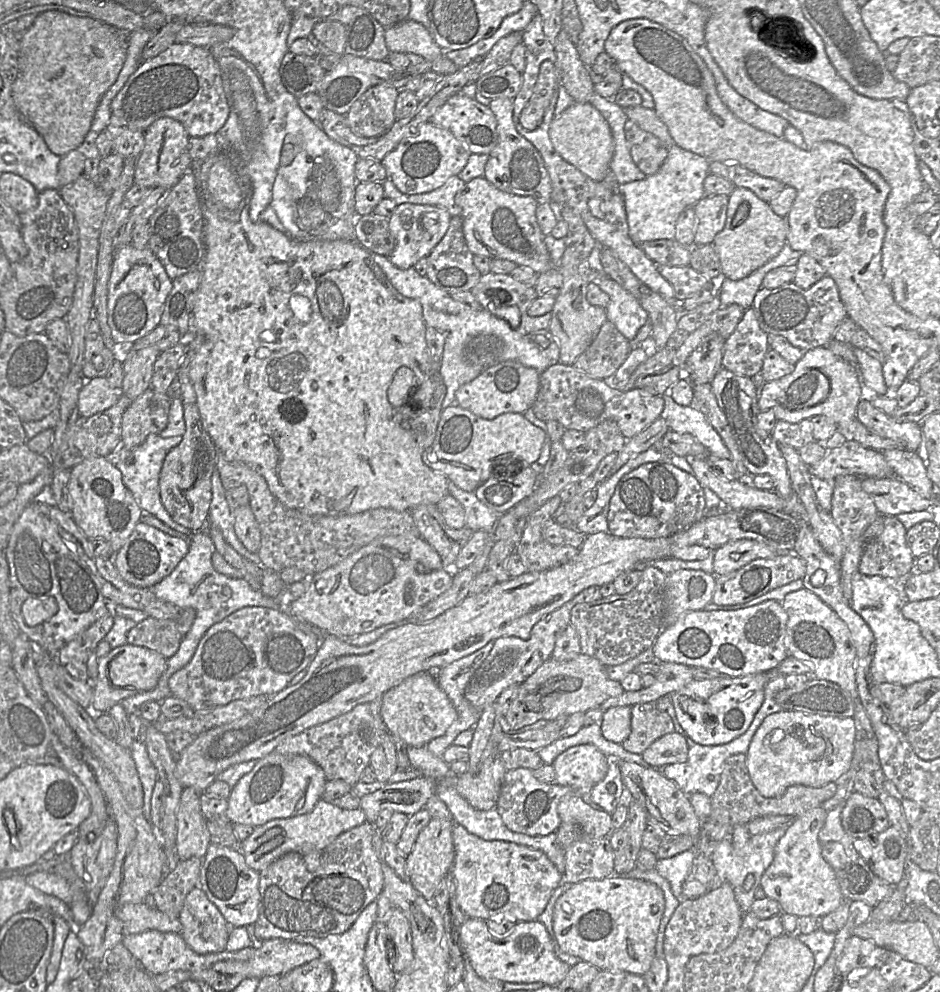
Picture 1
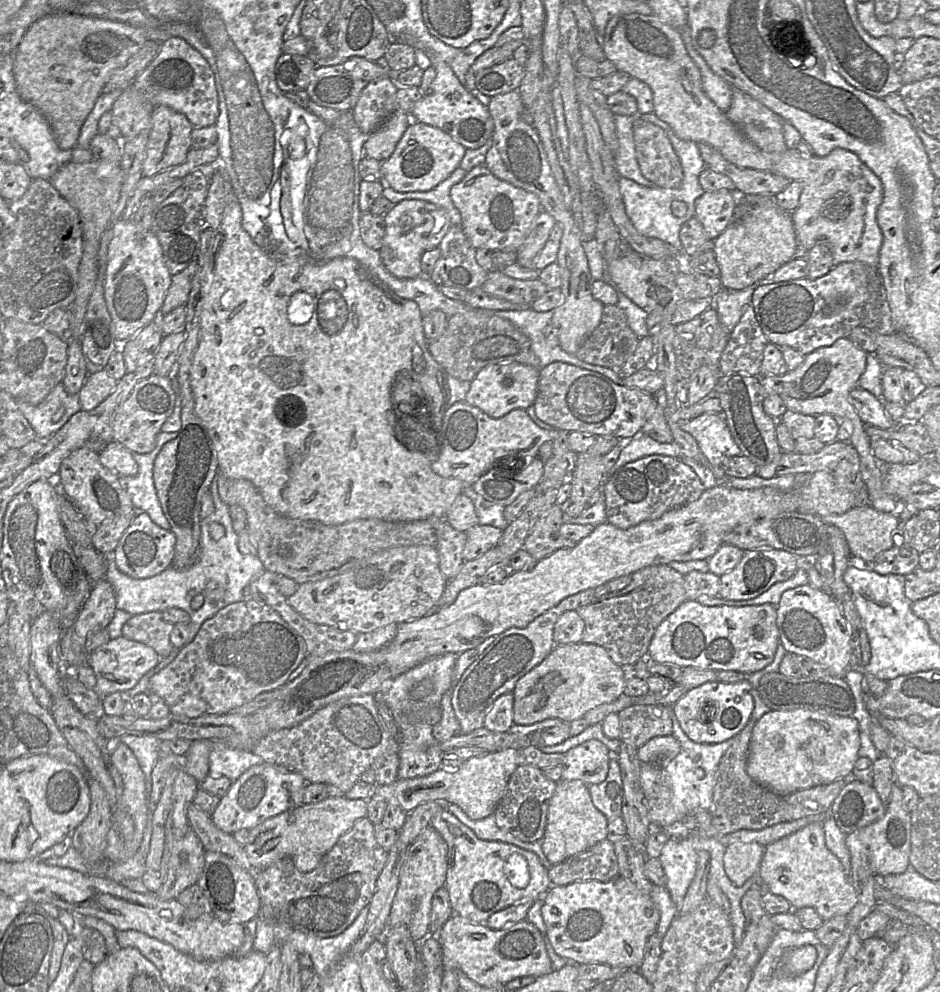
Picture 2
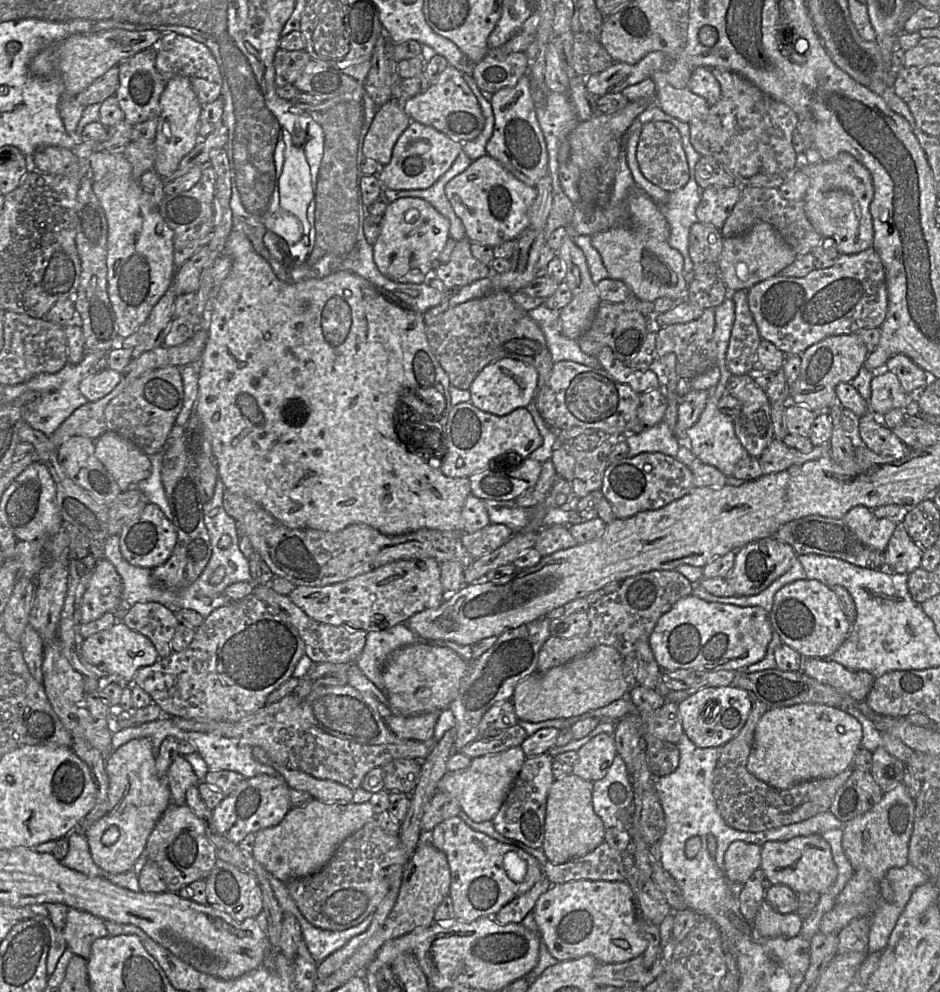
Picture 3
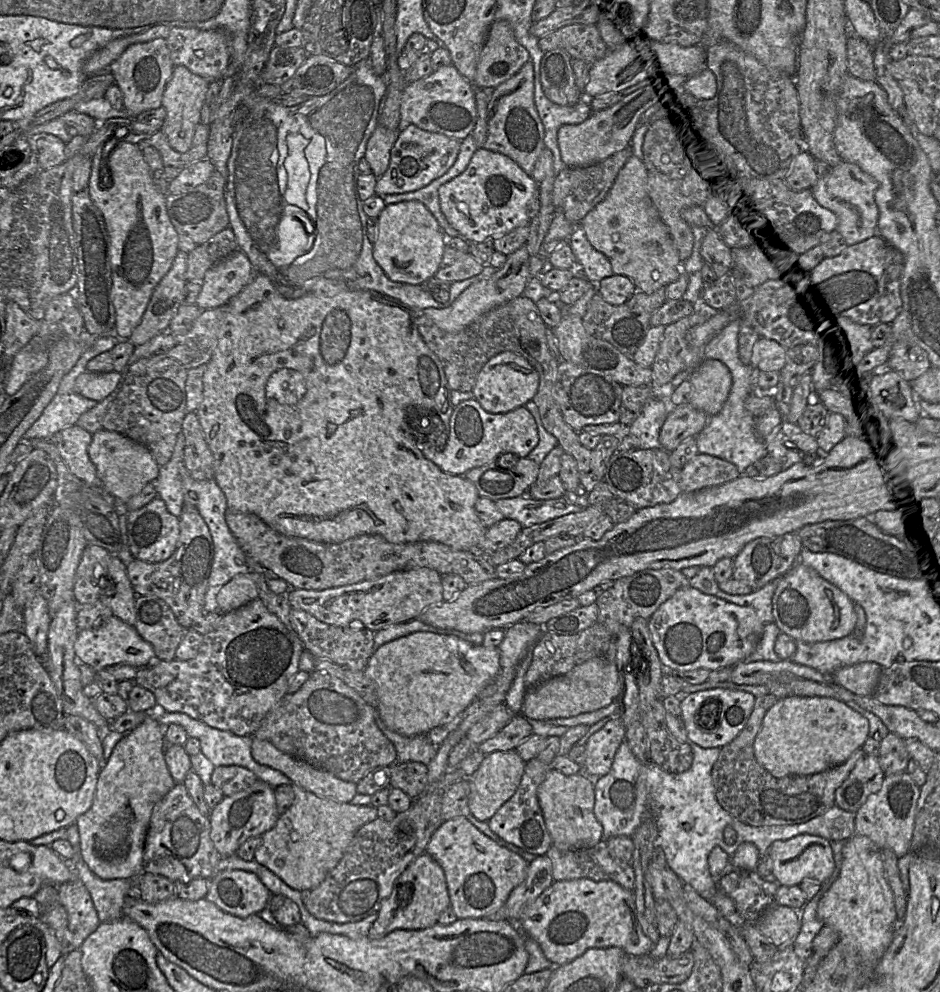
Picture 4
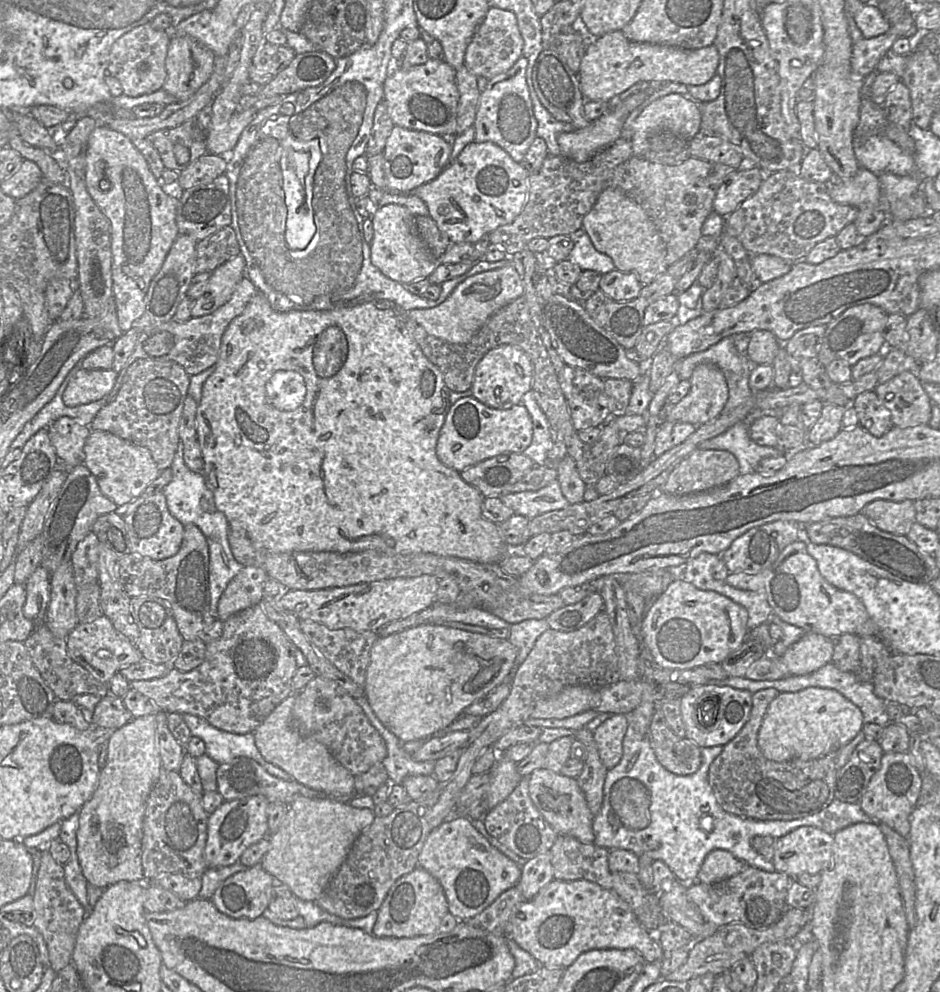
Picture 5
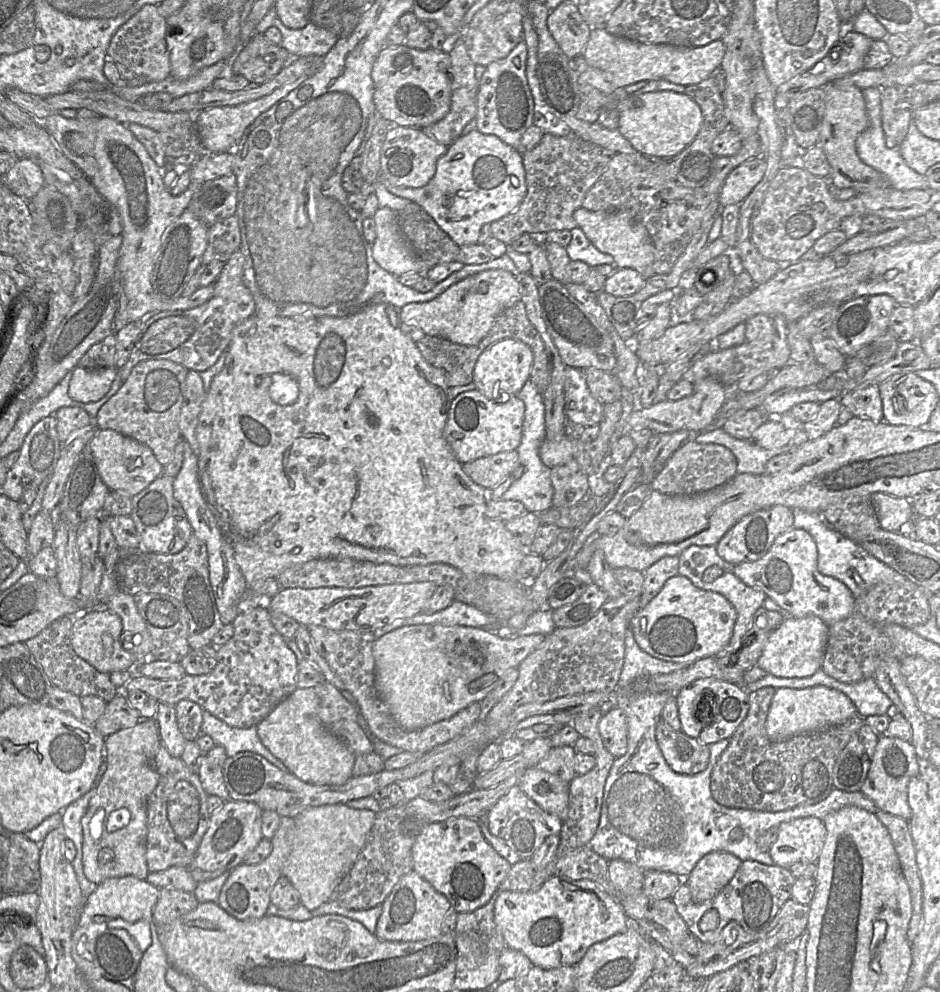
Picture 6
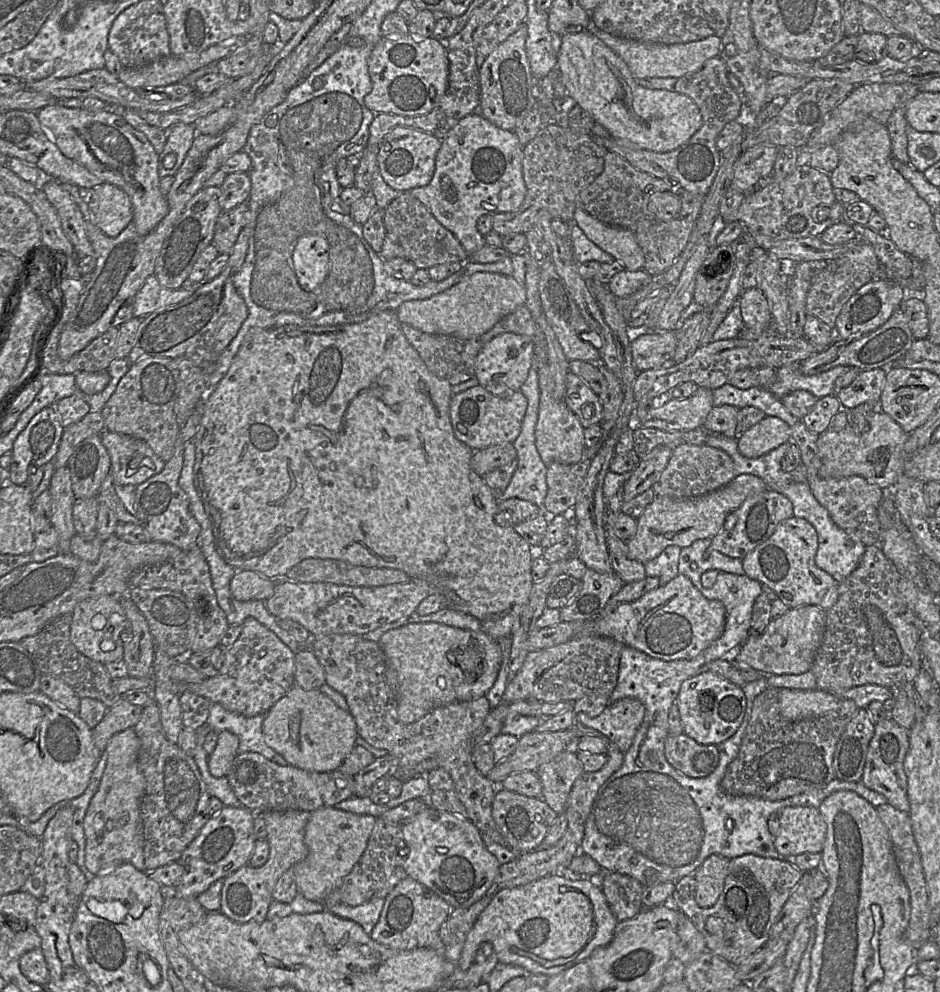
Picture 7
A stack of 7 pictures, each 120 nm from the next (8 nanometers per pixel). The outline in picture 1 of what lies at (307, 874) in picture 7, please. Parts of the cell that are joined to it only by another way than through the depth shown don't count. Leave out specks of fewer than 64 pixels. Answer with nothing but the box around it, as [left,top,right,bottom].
[238,799,366,872]

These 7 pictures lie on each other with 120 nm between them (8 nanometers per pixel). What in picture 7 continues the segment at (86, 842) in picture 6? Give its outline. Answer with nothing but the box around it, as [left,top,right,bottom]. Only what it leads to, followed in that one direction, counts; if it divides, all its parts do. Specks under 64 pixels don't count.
[83,728,146,876]

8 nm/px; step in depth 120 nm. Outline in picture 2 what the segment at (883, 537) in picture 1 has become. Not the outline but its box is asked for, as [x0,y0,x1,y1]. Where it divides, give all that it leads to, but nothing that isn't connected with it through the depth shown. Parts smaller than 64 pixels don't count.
[867,521,920,576]

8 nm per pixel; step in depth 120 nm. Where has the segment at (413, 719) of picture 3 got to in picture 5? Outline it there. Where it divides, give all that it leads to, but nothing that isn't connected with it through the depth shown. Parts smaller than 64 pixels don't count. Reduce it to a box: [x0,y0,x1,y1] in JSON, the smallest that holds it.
[380,728,434,784]

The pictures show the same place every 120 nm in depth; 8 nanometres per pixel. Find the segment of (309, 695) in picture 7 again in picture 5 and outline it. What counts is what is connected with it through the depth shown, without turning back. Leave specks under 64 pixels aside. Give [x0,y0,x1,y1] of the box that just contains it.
[254,693,355,803]

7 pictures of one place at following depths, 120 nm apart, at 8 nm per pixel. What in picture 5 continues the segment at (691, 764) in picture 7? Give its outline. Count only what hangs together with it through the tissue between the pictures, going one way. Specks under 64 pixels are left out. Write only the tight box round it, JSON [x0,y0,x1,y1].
[648,708,701,775]

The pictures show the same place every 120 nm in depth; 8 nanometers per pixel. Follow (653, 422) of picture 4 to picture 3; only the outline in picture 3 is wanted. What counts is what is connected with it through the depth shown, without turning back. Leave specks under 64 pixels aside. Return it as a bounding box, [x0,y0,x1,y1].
[623,420,685,458]

